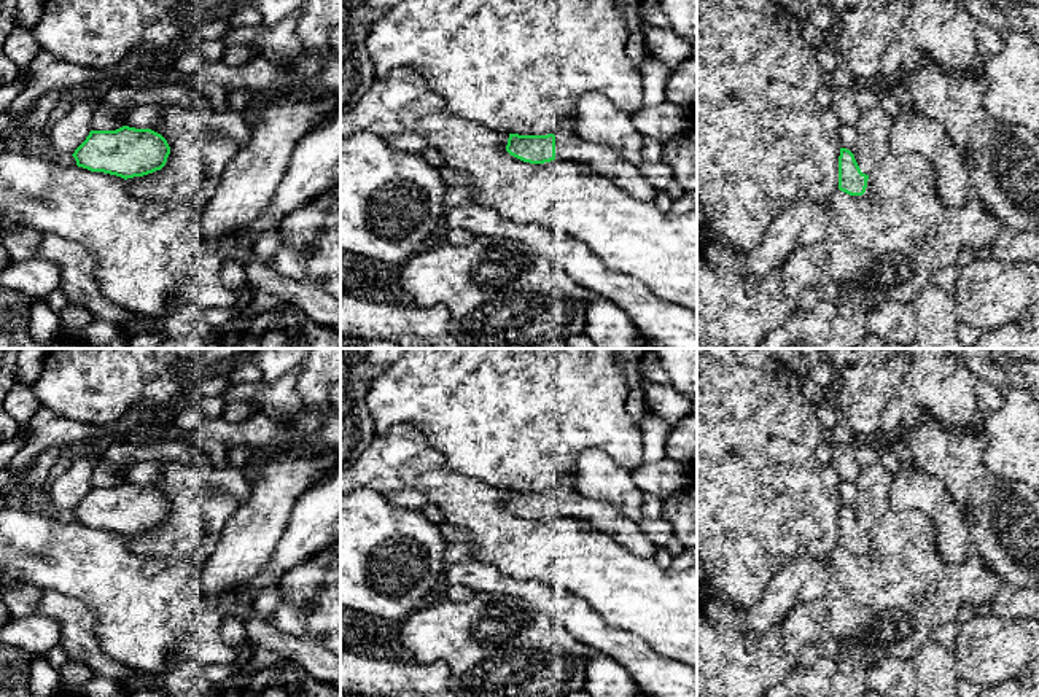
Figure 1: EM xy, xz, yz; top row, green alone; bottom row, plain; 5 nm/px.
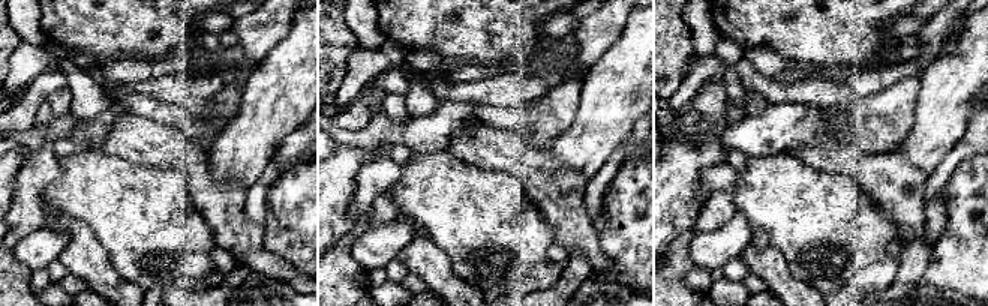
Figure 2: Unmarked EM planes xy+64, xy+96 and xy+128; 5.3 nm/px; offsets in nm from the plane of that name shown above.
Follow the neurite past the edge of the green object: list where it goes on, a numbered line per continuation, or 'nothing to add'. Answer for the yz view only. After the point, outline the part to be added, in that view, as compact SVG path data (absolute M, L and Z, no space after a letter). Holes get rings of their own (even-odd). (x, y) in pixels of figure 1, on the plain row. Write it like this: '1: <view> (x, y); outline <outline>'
nothing to add

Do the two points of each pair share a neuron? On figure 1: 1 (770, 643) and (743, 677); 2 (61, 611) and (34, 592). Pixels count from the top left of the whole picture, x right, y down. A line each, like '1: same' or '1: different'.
1: same
2: different

